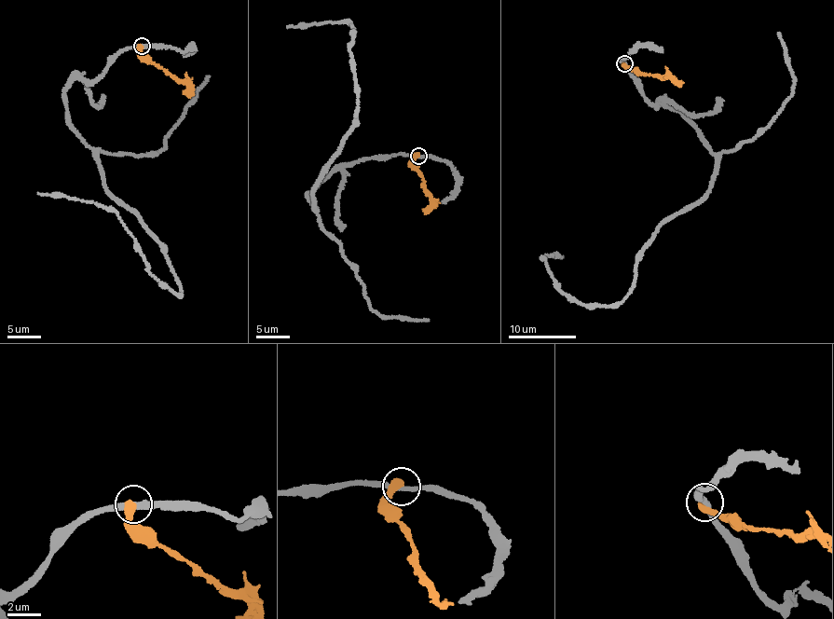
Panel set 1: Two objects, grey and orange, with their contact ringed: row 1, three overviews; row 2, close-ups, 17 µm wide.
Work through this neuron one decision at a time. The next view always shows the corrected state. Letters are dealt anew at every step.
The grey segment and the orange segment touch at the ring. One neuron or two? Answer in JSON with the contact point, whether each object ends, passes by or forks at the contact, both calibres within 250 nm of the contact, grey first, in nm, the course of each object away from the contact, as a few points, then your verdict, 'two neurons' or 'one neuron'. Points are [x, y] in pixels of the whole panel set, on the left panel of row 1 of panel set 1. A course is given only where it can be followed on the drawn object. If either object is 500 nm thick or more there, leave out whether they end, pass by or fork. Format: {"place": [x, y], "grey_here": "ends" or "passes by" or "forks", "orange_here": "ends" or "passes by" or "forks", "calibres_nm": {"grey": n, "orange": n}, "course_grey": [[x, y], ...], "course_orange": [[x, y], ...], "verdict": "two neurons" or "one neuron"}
{"place": [142, 46], "calibres_nm": {"grey": 320, "orange": 500}, "course_grey": [[141, 47], [64, 99], [181, 295], [113, 210], [37, 192]], "course_orange": [[141, 47], [141, 51], [188, 88], [186, 93]], "verdict": "two neurons"}

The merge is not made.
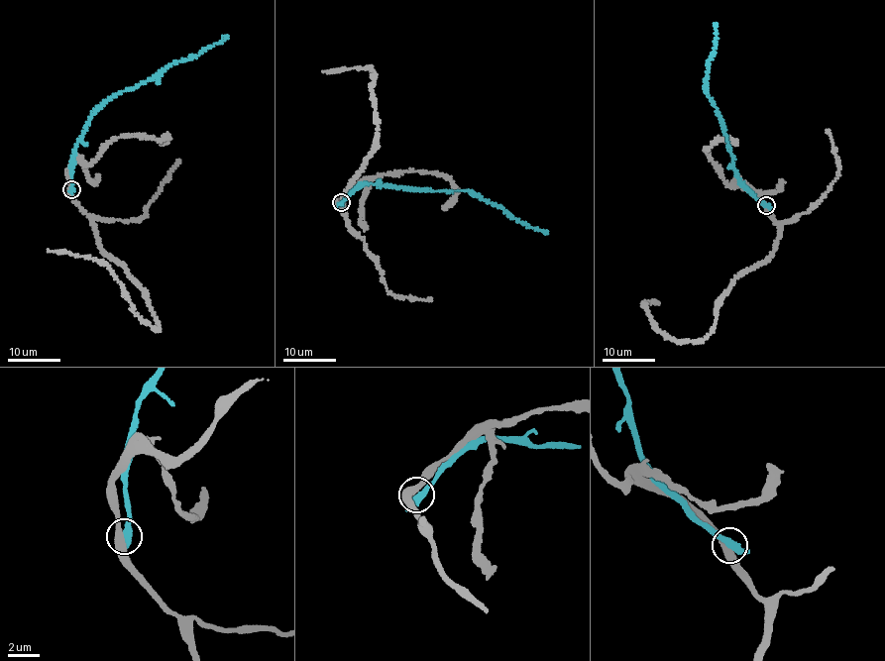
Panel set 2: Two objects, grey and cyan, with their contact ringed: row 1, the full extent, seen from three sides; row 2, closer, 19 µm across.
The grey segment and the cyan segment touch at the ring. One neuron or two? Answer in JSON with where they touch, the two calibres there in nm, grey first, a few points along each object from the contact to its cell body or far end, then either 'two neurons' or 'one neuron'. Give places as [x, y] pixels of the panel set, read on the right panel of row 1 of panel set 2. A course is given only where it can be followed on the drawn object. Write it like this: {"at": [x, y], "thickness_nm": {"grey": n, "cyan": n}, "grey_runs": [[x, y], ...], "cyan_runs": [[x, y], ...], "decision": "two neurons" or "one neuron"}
{"at": [766, 205], "thickness_nm": {"grey": 440, "cyan": 440}, "grey_runs": [[766, 206], [778, 227], [774, 253], [734, 279], [705, 337], [672, 340], [657, 329], [645, 304], [658, 302]], "cyan_runs": [[766, 205], [738, 177], [720, 122], [704, 88], [716, 42], [716, 23]], "decision": "two neurons"}

